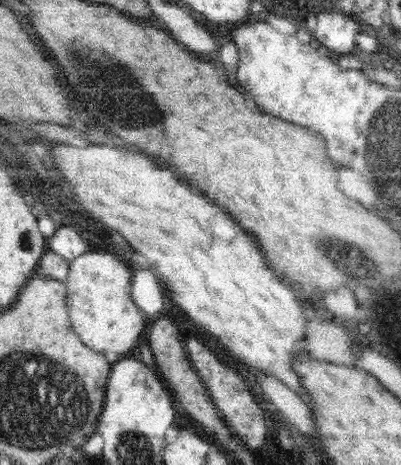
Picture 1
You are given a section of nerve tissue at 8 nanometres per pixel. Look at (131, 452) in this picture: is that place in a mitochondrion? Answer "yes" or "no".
yes

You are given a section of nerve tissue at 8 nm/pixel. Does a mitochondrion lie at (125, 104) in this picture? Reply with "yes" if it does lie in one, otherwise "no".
yes

